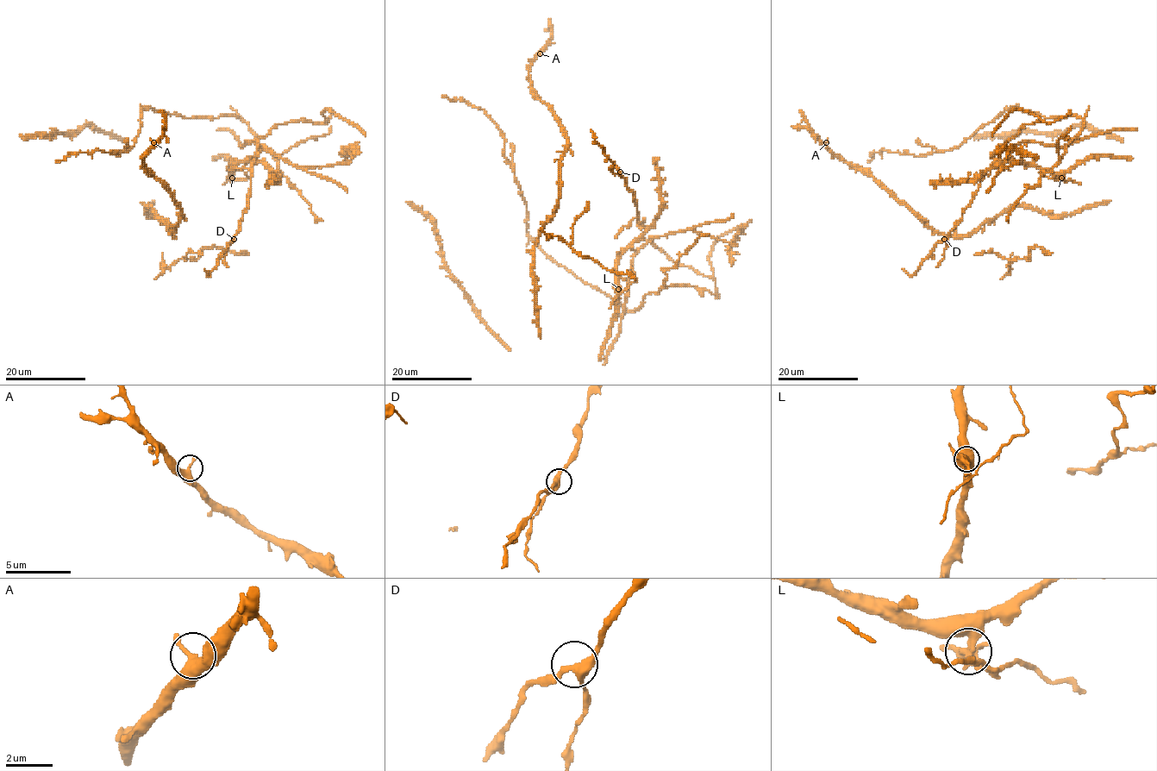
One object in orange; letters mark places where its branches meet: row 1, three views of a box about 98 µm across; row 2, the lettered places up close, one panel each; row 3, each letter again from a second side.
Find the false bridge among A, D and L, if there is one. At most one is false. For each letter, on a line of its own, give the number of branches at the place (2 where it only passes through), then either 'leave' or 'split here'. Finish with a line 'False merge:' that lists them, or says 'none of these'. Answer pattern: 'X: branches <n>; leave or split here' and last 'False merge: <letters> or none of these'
A: branches 3; leave
D: branches 3; leave
L: branches 3; split here
False merge: L

